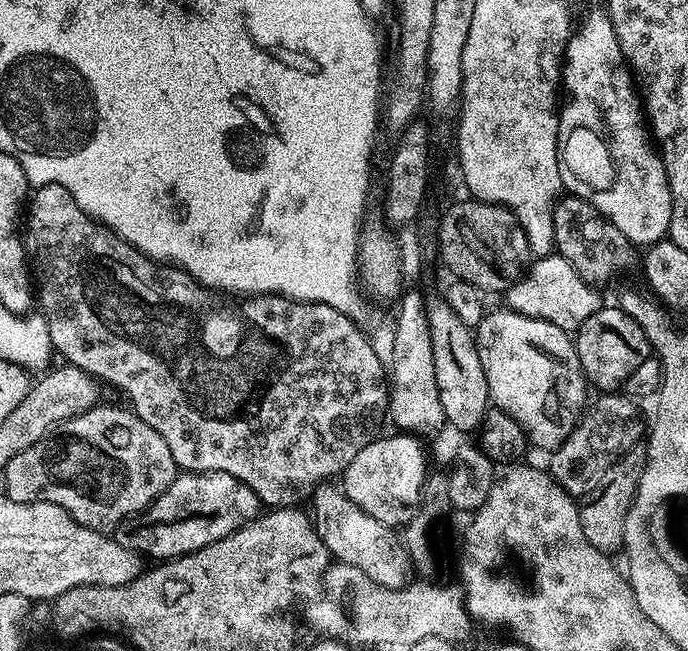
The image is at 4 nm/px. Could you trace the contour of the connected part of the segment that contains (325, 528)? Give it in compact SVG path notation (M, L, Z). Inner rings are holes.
M325 482L316 489L314 501L316 500L316 512L314 520L318 525L318 531L322 542L328 547L329 553L339 563L352 564L366 578L374 578L387 588L403 588L409 583L410 563L408 552L399 535L389 525L378 522L378 518L370 518L366 510L354 506L350 498L332 482Z

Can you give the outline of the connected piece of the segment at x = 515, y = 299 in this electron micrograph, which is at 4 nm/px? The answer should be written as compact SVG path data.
M549 254L529 263L520 279L508 289L506 299L507 307L511 311L545 320L558 326L563 332L575 334L586 322L586 318L590 318L590 314L602 307L602 300L596 292L599 291L583 280L578 270L574 270L574 266L566 262L566 258L558 254Z

